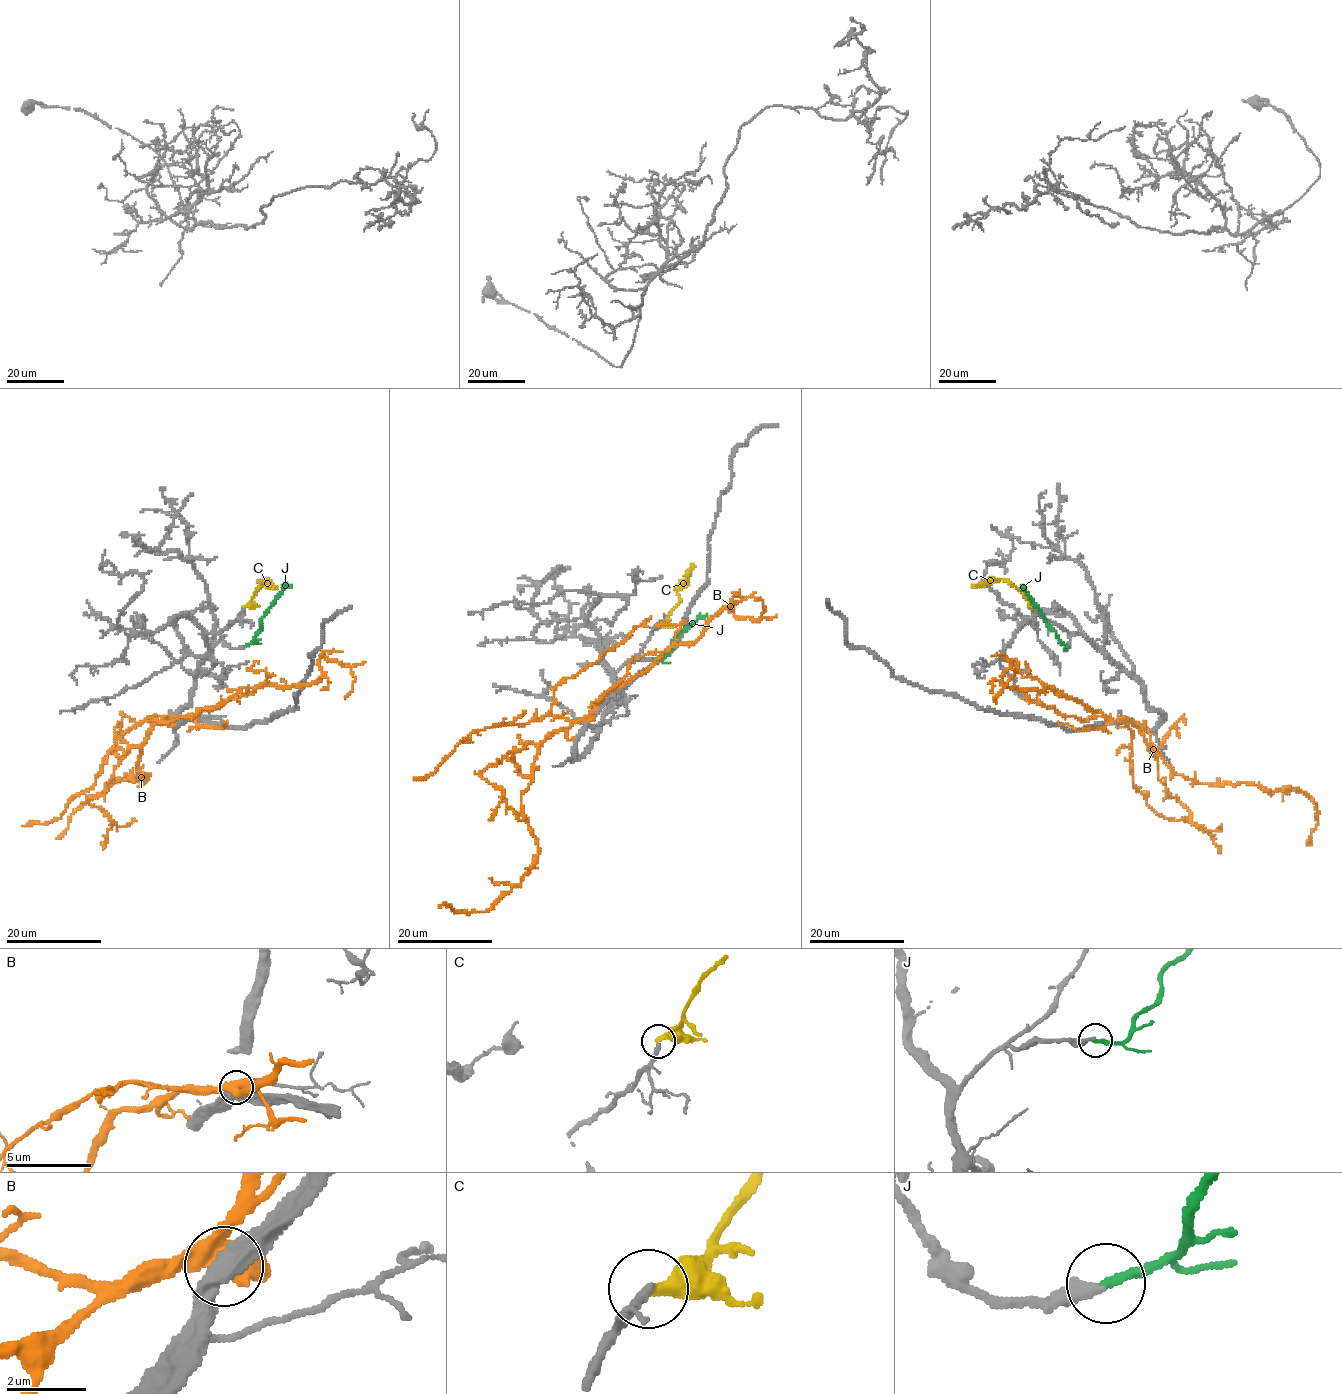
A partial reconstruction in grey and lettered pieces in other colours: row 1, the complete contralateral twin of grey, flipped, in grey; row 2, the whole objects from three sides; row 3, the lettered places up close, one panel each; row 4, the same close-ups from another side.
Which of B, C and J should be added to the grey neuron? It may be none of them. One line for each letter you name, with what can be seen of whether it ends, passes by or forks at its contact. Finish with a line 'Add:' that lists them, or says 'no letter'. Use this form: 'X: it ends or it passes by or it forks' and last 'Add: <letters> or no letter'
J: it ends
Add: J

